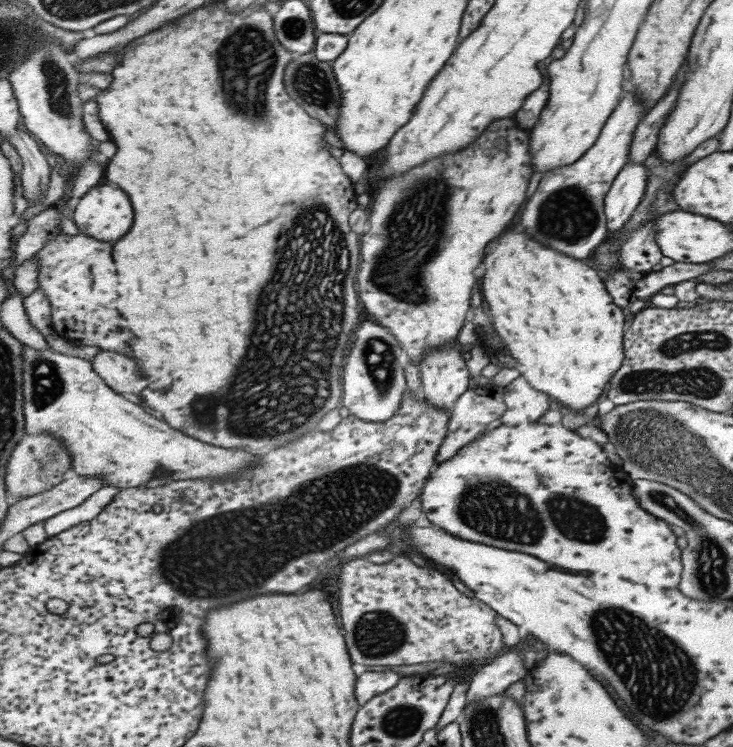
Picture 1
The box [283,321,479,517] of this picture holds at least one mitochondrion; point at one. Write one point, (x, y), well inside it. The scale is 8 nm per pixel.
(378, 360)

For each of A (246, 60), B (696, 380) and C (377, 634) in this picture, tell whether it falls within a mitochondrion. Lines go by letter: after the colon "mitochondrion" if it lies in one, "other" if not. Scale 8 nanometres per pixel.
A: mitochondrion
B: mitochondrion
C: mitochondrion

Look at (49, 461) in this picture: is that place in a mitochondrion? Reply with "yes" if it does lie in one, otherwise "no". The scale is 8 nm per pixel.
yes

